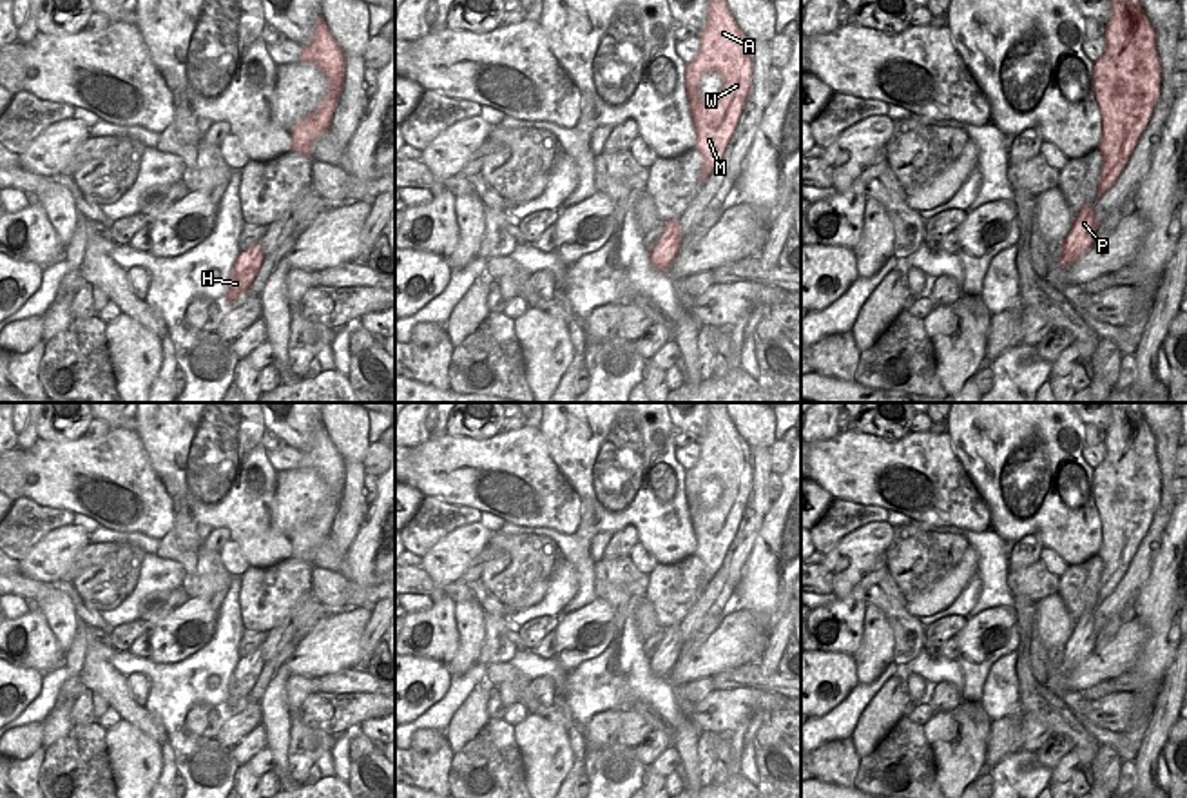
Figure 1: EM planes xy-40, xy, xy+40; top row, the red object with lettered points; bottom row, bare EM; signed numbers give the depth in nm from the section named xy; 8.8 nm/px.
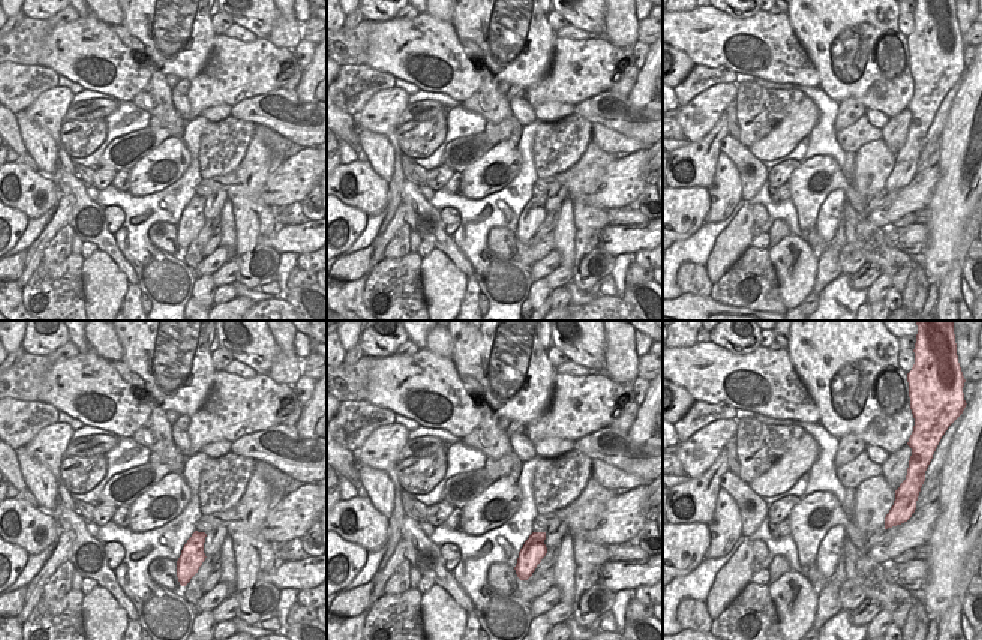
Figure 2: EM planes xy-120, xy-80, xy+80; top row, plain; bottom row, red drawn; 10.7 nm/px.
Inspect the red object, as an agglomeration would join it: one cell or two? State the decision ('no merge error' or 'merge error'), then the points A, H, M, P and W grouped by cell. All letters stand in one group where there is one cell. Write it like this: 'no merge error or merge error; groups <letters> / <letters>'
no merge error; groups A H M P W

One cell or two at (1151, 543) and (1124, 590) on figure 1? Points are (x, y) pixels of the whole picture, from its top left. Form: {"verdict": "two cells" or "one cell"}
{"verdict": "one cell"}

